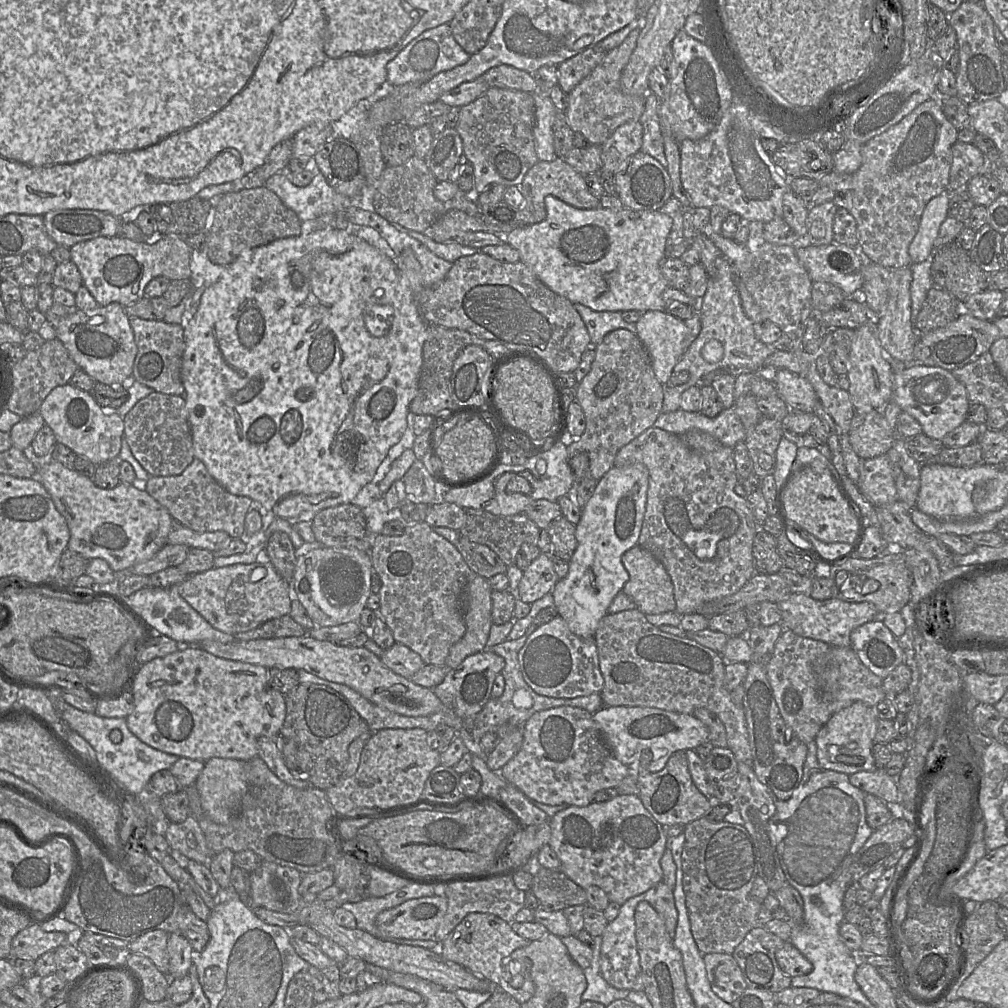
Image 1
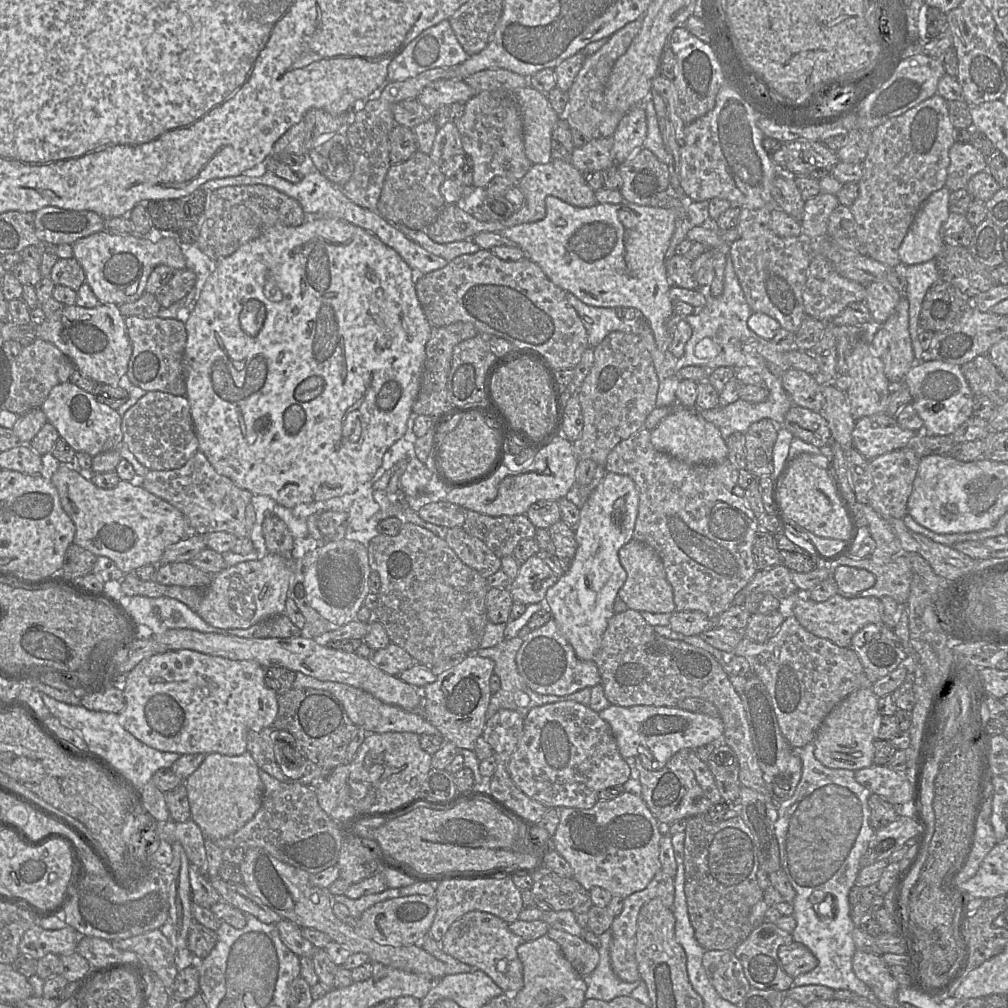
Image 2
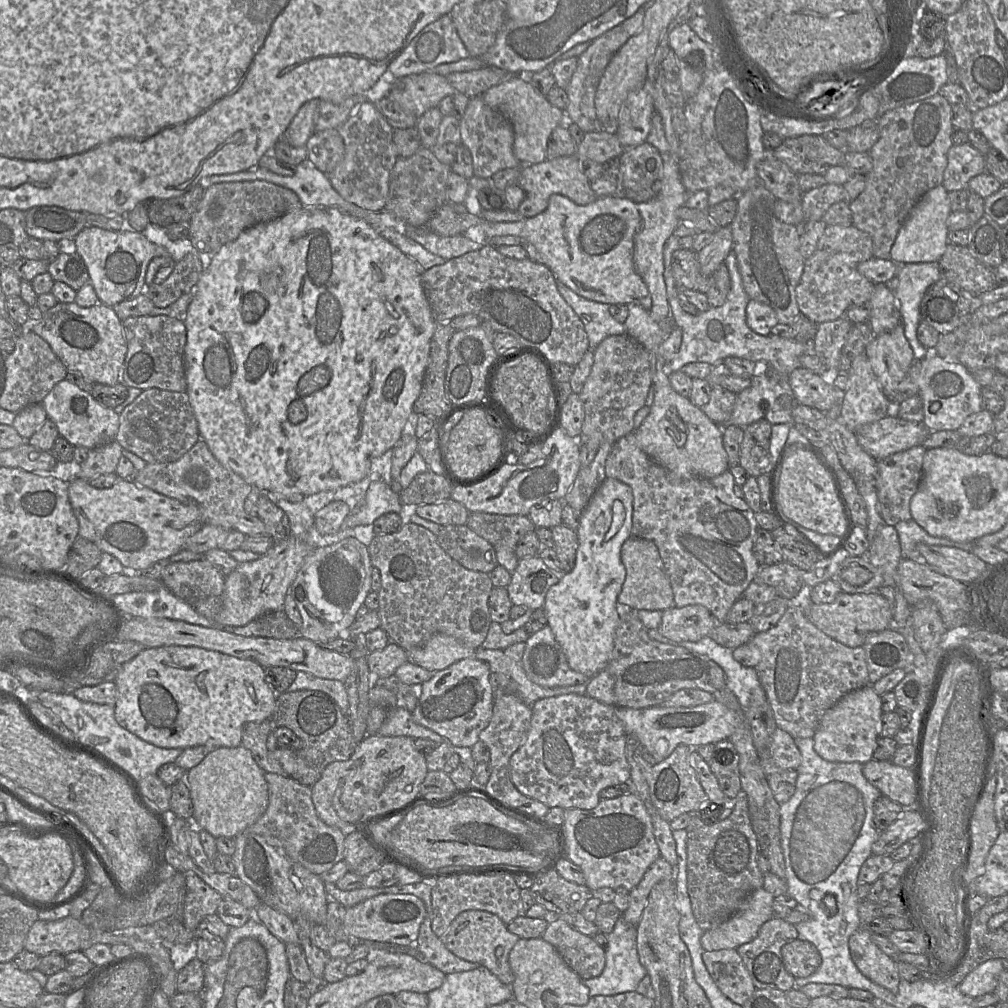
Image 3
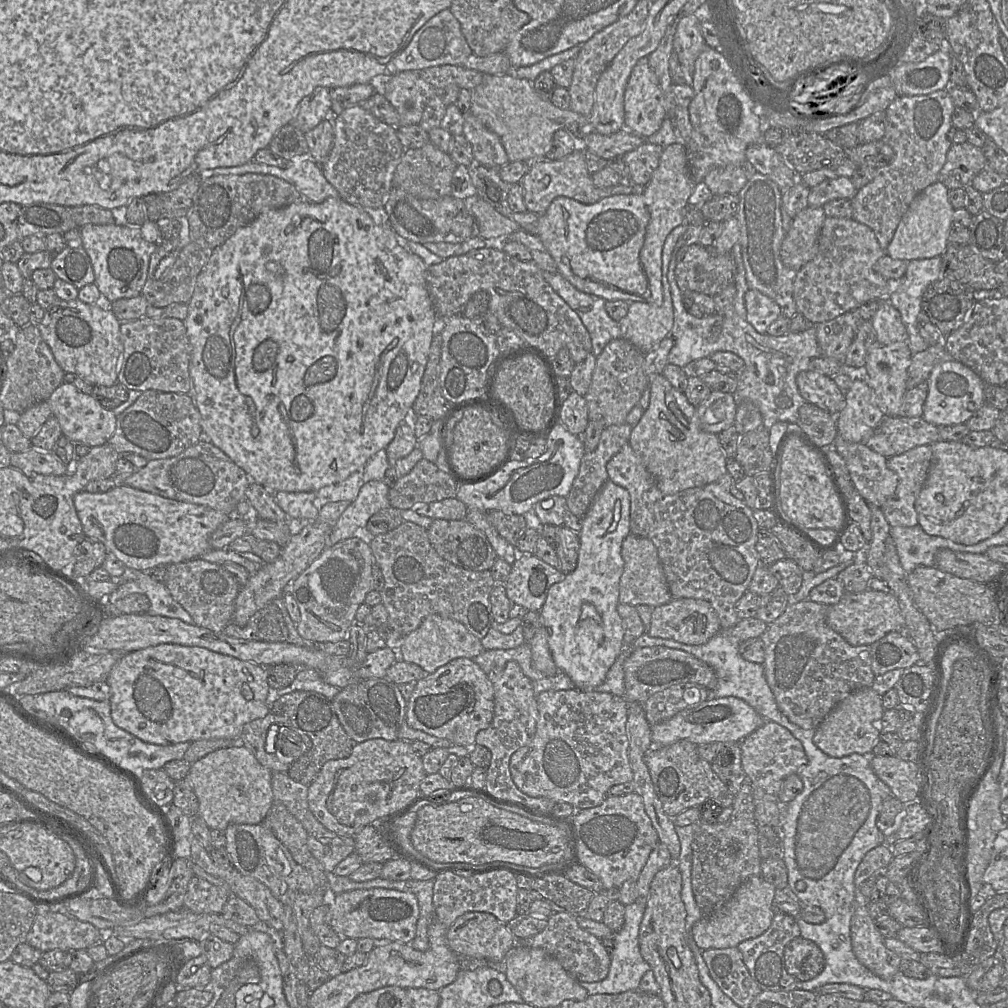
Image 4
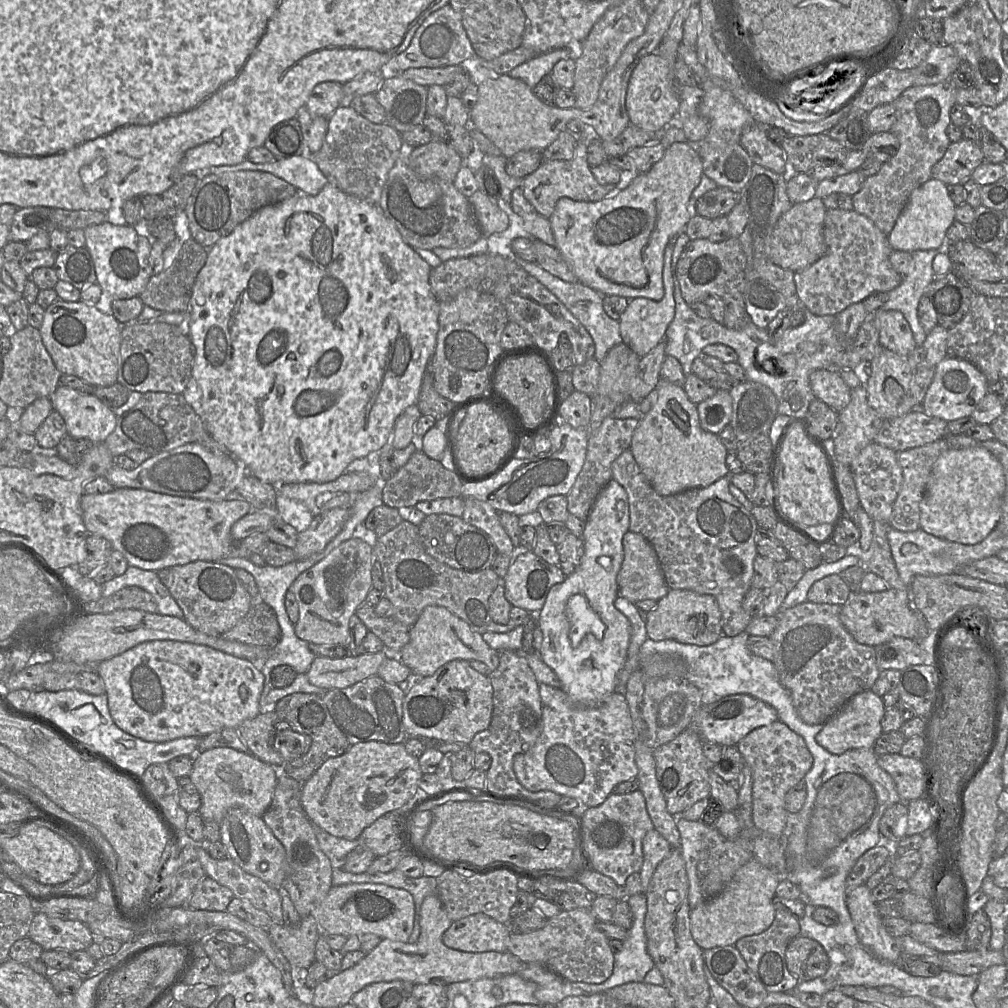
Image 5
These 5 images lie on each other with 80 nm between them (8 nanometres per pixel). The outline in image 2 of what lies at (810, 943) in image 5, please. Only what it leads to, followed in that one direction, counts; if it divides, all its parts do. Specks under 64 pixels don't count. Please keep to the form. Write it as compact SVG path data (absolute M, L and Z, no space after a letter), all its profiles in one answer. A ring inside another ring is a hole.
M795 941L780 946L778 958L783 970L792 978L810 972L818 964L818 960L808 948Z

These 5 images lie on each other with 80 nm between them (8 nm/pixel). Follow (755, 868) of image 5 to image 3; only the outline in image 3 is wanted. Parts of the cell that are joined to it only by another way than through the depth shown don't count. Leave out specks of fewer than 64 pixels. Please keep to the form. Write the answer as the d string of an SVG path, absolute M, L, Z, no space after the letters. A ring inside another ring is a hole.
M763 887L750 893L730 919L703 932L700 942L704 951L737 949L754 940L760 927L772 918L774 898Z

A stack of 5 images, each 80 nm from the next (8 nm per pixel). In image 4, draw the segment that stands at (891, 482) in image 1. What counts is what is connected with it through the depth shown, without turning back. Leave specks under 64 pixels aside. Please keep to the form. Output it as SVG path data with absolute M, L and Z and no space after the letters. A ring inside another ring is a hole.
M922 445L901 455L887 459L887 466L897 474L899 482L894 494L881 506L881 510L890 527L918 525L918 516L915 509L916 499L923 488L928 476L932 459L932 445Z

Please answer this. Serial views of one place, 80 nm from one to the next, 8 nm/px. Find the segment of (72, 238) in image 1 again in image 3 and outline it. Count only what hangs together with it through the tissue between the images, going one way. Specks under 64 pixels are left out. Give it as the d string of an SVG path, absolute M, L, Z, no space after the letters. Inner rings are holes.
M36 206L25 211L27 234L41 241L75 238L86 227L85 213L63 207Z

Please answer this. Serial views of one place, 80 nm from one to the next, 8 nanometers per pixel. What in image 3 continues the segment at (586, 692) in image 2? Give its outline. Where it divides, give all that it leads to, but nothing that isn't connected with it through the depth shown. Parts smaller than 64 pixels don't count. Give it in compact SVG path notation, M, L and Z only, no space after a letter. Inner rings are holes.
M518 642L505 649L478 648L474 657L489 665L490 671L498 676L496 694L513 693L524 703L532 706L537 700L576 693L586 694L586 684L562 687L543 687L532 682L526 675L522 664L525 643Z

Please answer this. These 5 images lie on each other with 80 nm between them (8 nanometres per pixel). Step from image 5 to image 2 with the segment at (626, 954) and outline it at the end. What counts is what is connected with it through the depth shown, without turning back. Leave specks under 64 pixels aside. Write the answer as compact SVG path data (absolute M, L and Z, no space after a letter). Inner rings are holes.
M611 929L599 935L599 963L589 975L582 976L587 990L585 999L610 1001L618 996L630 996L630 993L642 980L624 982L613 972L610 960Z

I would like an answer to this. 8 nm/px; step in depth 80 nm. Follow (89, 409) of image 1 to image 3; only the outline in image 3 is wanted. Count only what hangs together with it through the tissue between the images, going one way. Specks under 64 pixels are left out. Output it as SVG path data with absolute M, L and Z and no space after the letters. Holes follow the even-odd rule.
M64 379L57 383L41 402L48 419L52 420L59 431L74 447L94 449L115 441L119 430L119 414L114 409L100 405L91 393Z

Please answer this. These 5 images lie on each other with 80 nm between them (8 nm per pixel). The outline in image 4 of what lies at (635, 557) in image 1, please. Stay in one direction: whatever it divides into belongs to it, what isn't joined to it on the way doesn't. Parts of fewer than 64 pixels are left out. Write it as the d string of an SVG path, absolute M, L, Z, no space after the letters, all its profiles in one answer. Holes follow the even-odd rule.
M630 533L623 540L621 556L624 560L624 570L619 582L619 603L634 607L637 605L656 607L672 599L657 549L651 540Z

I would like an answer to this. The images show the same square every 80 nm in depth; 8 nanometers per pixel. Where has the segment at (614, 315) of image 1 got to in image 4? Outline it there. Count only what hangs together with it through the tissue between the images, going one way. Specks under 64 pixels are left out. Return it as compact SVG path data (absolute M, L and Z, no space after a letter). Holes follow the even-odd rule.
M543 272L543 277L580 317L590 335L595 357L610 341L621 338L620 324L607 313L605 299L578 290L559 273Z

